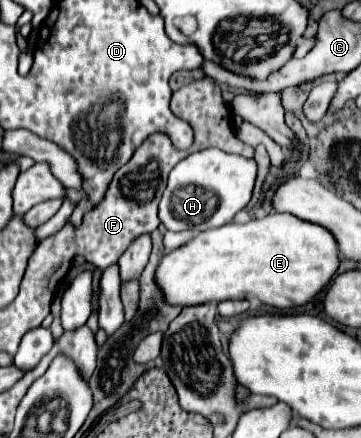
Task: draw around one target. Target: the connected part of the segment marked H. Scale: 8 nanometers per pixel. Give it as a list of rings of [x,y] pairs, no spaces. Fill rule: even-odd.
[[[206,148],[200,152],[190,154],[182,162],[178,162],[170,176],[164,196],[158,206],[160,222],[166,230],[180,232],[180,230],[208,230],[228,224],[236,212],[240,212],[252,198],[252,188],[256,180],[256,162],[226,154],[218,148]]]

